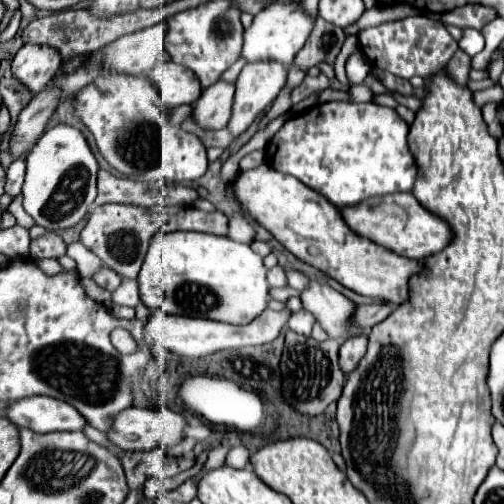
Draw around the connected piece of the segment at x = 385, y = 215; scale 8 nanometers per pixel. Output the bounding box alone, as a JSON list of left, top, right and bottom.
[339,193,451,259]

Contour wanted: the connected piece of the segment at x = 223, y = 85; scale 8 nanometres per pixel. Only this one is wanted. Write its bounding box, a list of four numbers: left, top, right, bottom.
[193,79,235,131]

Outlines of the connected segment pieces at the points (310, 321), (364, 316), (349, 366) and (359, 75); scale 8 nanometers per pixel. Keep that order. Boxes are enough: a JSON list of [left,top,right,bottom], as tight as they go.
[[287,309,315,337],[355,301,393,329],[339,335,367,377],[347,51,371,83]]

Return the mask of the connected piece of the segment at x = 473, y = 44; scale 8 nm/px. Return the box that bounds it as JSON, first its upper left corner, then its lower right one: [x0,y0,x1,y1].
[459,29,485,57]

